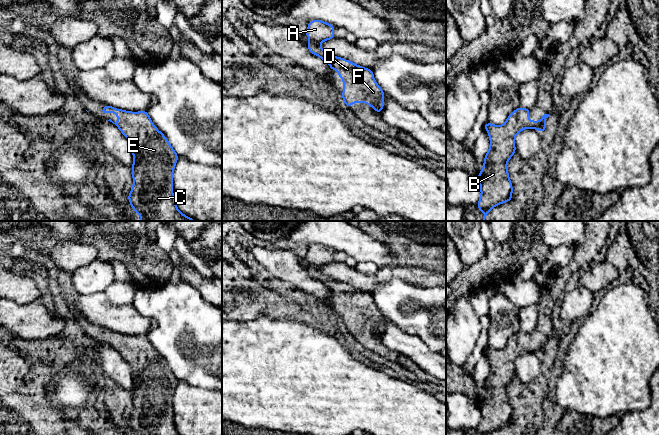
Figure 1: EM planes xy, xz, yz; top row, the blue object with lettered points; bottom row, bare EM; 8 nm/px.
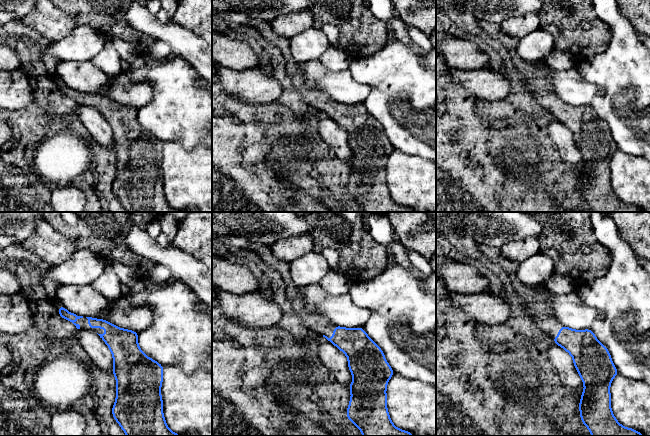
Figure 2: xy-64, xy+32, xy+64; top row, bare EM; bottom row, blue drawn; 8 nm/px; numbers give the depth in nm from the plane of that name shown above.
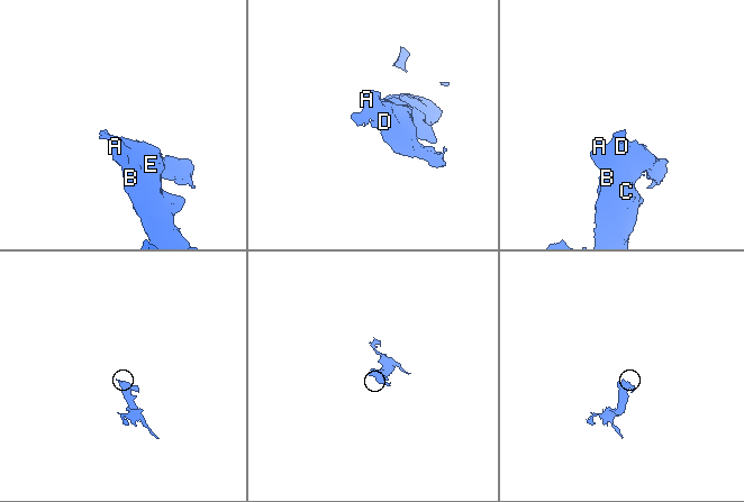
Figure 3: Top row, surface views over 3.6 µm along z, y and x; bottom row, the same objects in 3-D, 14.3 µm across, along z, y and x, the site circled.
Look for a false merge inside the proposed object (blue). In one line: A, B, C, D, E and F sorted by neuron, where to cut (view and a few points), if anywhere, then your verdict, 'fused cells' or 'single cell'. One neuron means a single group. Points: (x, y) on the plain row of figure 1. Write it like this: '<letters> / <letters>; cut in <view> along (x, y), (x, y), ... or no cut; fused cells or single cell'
A B C D E F; no cut; single cell

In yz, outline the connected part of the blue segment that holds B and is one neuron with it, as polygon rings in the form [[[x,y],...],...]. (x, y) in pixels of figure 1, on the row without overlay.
[[[519,331],[510,337],[503,349],[496,350],[489,346],[484,349],[484,352],[489,358],[490,372],[484,381],[484,389],[477,402],[481,413],[481,420],[477,428],[480,435],[491,435],[493,431],[504,426],[510,426],[512,423],[513,411],[509,403],[507,386],[516,376],[515,361],[520,355],[528,352],[536,353],[544,357],[544,354],[547,352],[545,343],[550,341],[549,338],[544,338],[538,346],[533,344],[529,345],[530,334]]]

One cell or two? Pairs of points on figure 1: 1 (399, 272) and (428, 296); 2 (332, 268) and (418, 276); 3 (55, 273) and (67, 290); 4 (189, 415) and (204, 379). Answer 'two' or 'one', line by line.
1: two
2: one
3: one
4: two

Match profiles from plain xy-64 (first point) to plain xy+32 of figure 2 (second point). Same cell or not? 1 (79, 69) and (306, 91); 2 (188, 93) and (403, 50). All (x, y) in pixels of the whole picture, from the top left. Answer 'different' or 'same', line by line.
1: different
2: same

